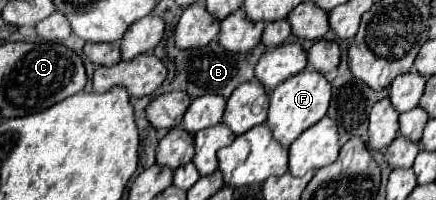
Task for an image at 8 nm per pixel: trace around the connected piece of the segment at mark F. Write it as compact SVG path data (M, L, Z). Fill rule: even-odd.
M303 69L299 75L279 83L273 91L271 91L271 107L269 107L269 115L267 115L267 125L273 131L273 137L283 145L289 147L303 131L307 131L311 125L315 125L329 107L331 101L331 83L325 79L325 75L321 75L319 71L313 69Z

